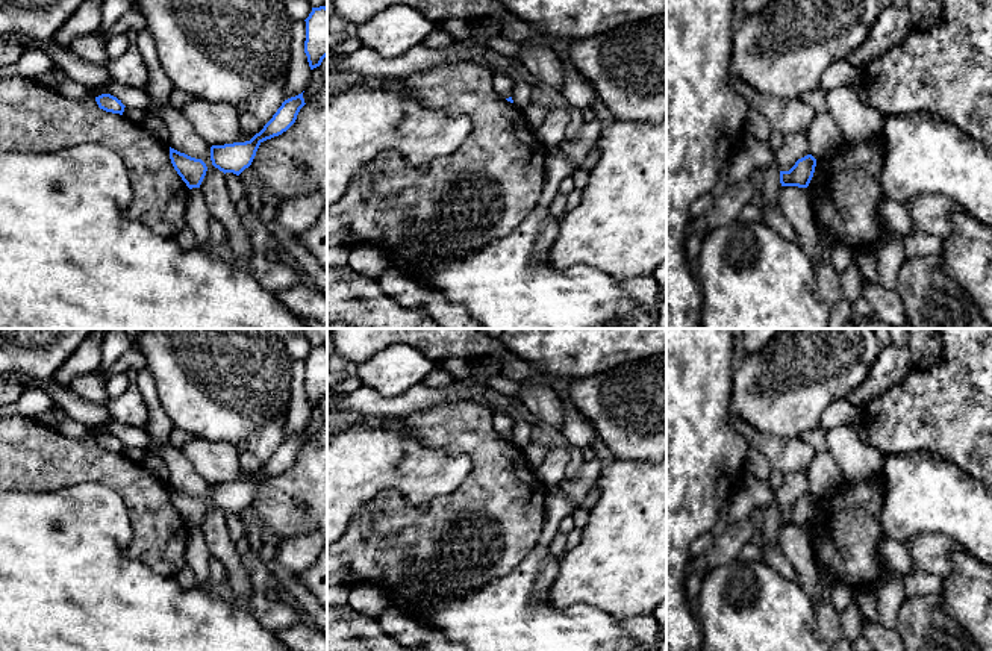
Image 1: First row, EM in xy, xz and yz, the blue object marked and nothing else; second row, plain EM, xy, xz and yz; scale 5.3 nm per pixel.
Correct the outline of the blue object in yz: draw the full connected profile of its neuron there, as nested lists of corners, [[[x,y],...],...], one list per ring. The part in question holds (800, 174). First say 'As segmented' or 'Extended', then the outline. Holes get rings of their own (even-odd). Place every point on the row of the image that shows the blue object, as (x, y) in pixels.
As segmented. [[[807,154],[795,162],[789,171],[780,171],[781,186],[807,188],[816,167],[816,159]]]

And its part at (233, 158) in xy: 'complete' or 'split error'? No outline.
complete

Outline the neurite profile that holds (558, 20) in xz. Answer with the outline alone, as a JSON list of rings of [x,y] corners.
[[[497,0],[509,14],[539,29],[548,42],[574,41],[642,21],[666,11],[666,0]]]

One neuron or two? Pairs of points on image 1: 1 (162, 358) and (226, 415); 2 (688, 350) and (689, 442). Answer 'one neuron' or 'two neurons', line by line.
1: one neuron
2: one neuron

